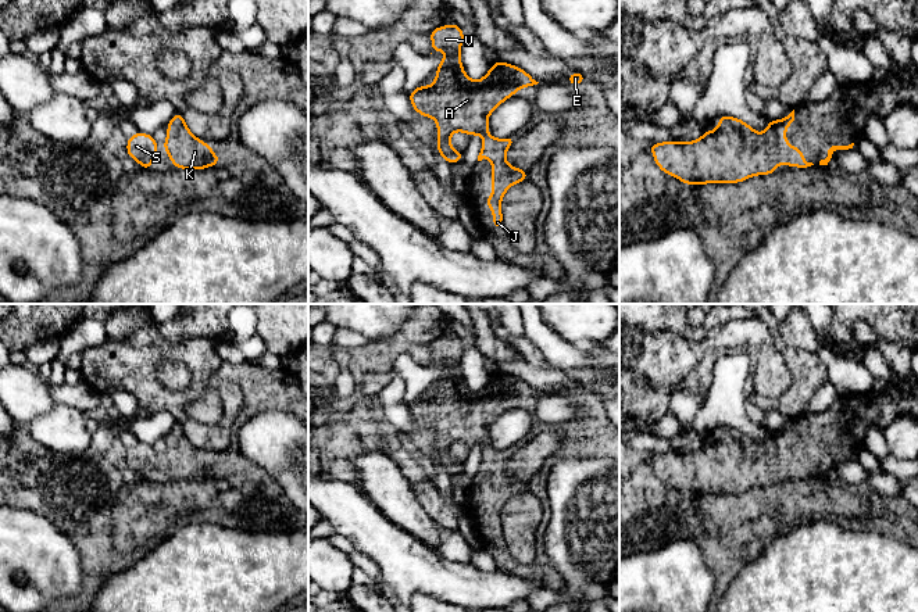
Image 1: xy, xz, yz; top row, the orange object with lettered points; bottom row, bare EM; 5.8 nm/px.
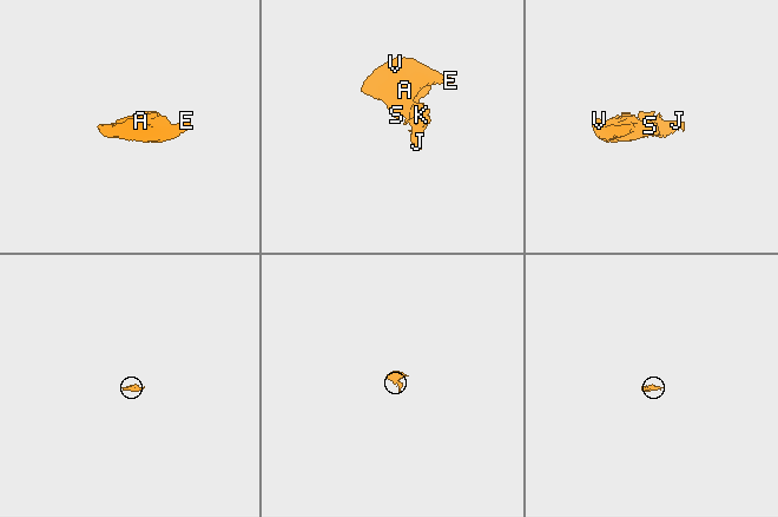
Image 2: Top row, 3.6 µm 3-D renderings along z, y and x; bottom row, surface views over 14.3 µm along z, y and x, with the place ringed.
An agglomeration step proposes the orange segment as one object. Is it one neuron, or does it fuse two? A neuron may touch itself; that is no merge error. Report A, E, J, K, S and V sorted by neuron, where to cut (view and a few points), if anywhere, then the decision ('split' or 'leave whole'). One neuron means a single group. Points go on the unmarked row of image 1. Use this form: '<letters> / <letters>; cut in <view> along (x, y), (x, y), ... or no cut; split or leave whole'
A E J K S V; no cut; leave whole

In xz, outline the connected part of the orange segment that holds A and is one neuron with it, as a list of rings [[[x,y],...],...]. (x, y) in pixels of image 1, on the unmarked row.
[[[454,333],[429,343],[432,364],[444,361],[446,368],[436,380],[431,397],[418,397],[408,408],[412,419],[422,427],[433,429],[437,436],[437,464],[454,476],[464,469],[450,455],[454,443],[483,448],[478,472],[492,472],[493,504],[485,511],[493,525],[493,538],[503,538],[503,507],[515,494],[528,490],[528,482],[506,472],[506,462],[515,452],[514,447],[496,450],[489,445],[489,426],[522,398],[537,396],[528,383],[517,376],[496,372],[489,383],[474,393],[464,382],[460,362],[464,341]]]

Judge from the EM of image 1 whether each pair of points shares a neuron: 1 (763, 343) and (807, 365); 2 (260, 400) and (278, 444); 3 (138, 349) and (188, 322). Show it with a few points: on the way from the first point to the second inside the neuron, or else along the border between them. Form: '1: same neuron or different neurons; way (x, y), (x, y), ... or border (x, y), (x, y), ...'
1: different neurons; border (765, 324), (788, 367), (789, 385)
2: different neurons; border (277, 408), (257, 412), (242, 425)
3: different neurons; border (159, 324), (159, 330), (178, 344)

